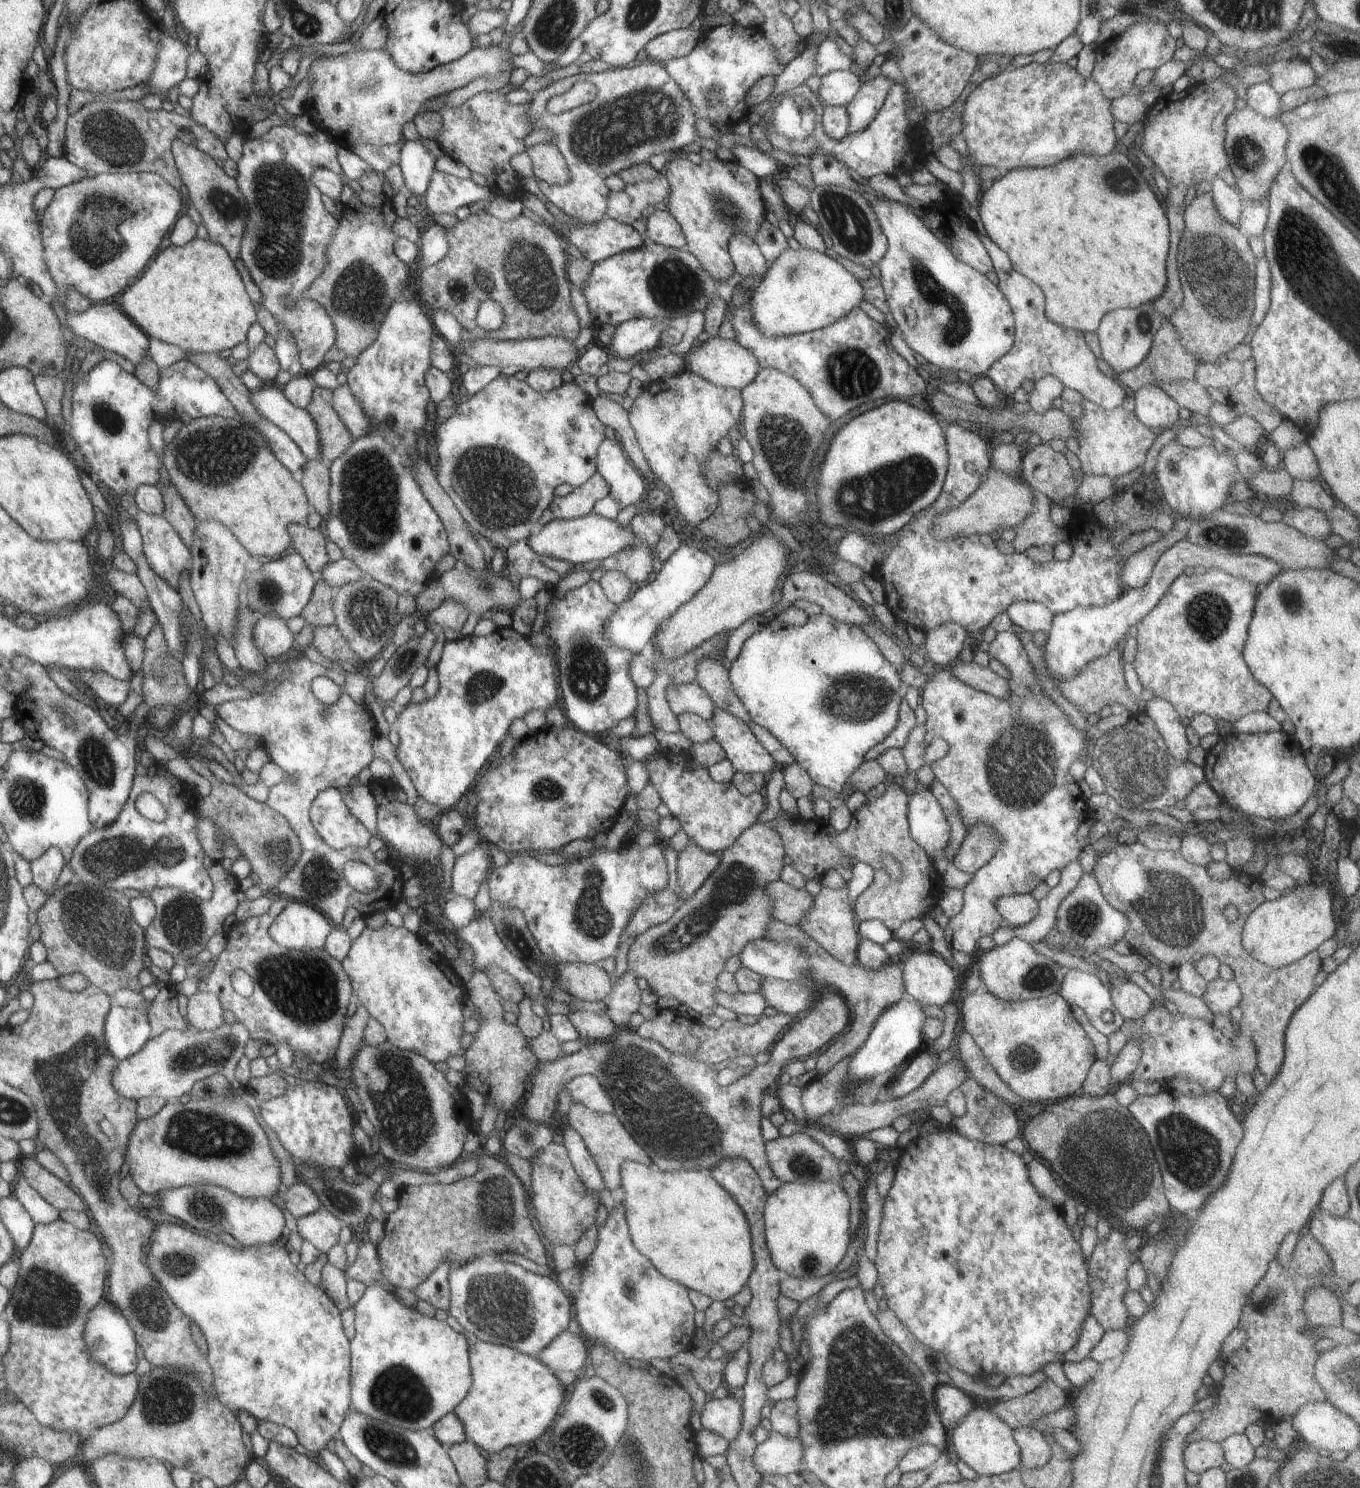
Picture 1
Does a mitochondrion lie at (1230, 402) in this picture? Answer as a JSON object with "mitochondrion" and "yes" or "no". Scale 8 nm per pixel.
{"mitochondrion":"no"}

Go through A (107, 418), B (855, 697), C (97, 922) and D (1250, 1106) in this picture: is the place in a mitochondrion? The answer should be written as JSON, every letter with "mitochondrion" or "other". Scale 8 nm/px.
{"A":"mitochondrion","B":"mitochondrion","C":"mitochondrion","D":"other"}

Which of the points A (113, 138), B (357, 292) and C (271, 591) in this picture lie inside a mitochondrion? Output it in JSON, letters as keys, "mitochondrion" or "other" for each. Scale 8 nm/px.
{"A":"mitochondrion","B":"mitochondrion","C":"mitochondrion"}

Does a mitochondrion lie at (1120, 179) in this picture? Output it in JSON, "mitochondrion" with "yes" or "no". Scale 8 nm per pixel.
{"mitochondrion":"yes"}

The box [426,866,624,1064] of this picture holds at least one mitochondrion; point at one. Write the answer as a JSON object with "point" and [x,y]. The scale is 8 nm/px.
{"point":[593,917]}

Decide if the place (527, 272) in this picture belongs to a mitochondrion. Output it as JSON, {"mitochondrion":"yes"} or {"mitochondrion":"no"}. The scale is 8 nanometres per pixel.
{"mitochondrion":"yes"}

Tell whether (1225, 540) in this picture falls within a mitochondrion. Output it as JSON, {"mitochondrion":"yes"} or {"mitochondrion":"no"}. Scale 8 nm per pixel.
{"mitochondrion":"yes"}

